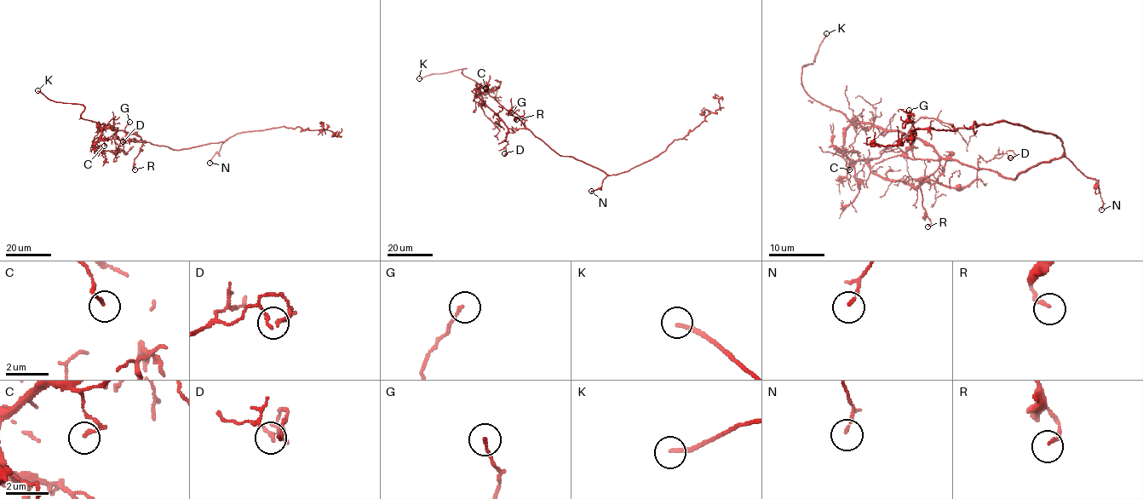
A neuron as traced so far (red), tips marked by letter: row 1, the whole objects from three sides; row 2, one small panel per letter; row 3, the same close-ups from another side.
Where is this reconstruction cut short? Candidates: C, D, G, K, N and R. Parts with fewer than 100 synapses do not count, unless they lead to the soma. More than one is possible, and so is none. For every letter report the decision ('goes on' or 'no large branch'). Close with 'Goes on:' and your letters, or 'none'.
C: no large branch
D: no large branch
G: no large branch
K: goes on
N: no large branch
R: no large branch
Goes on: K

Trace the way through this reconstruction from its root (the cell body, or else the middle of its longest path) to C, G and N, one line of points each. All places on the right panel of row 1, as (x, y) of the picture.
C: (1012, 179), (944, 159), (923, 140), (867, 123), (853, 123), (846, 130), (843, 157), (849, 169)
G: (1012, 179), (989, 169), (962, 165), (958, 161), (910, 157), (906, 153), (906, 148), (913, 137), (909, 110)
N: (1012, 179), (1036, 163), (1066, 157), (1086, 176), (1097, 181), (1103, 203), (1101, 209)

